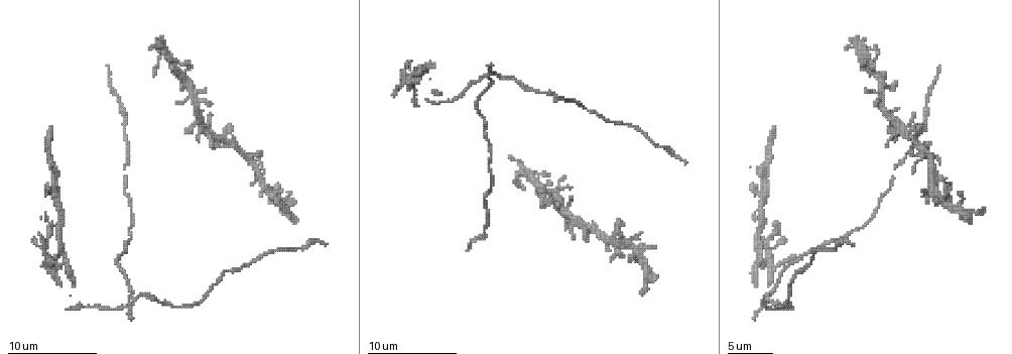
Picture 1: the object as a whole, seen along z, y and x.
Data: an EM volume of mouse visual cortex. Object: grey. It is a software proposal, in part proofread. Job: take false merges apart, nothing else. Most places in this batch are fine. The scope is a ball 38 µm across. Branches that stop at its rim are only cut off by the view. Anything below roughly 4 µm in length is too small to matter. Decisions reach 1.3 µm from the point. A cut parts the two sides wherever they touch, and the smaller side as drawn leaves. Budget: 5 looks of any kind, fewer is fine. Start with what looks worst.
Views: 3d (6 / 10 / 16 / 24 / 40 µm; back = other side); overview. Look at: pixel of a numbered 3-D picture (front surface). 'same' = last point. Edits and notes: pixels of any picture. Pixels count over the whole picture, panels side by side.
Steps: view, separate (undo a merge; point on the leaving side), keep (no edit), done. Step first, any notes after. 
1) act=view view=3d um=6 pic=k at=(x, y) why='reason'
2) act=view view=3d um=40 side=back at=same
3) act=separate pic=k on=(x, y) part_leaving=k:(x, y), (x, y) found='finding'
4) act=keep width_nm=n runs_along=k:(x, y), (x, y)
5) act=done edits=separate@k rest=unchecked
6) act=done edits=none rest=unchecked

act=view view=3d um=6 pic=1 at=(929, 158) why='thin arm on a thick one'

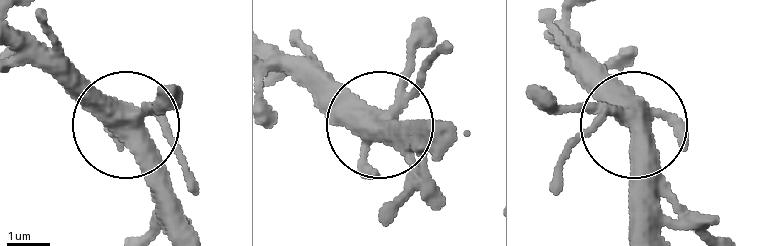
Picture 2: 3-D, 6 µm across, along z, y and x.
act=keep found='all the same cell'

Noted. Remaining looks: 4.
act=view view=3d um=16 pic=1 at=(486, 226)

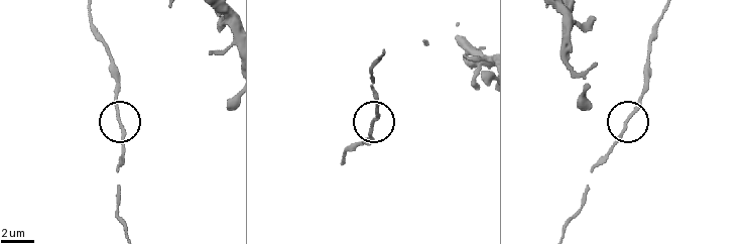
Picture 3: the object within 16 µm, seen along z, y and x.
act=view view=3d um=16 side=back pic=3 at=(120, 124)

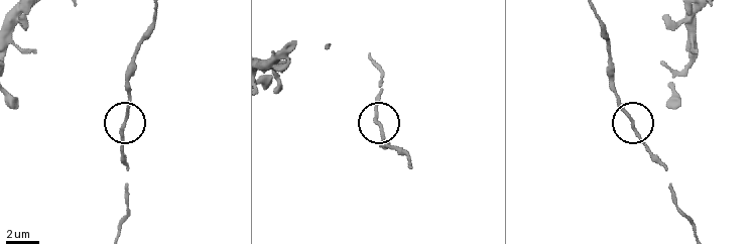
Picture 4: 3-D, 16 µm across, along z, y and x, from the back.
act=keep runs_along=4:(116, 233), (128, 209), (128, 167), (124, 155), (128, 92) found='one cell here'

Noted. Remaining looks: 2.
act=view view=3d um=16 pic=1 at=(891, 115) why='four or more arms meet'

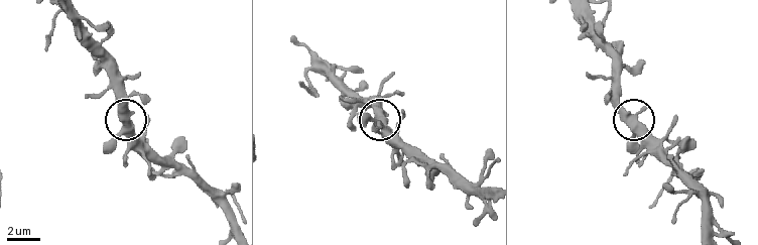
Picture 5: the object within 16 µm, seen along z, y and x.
act=keep found='one cell here'

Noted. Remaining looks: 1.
act=done edits=none rest=unchecked

